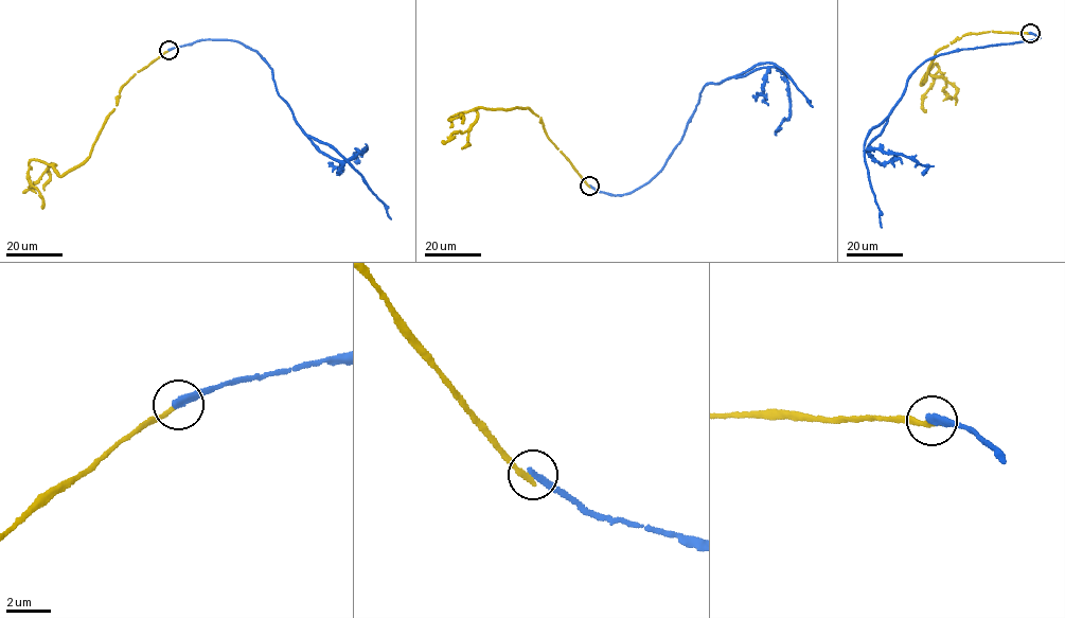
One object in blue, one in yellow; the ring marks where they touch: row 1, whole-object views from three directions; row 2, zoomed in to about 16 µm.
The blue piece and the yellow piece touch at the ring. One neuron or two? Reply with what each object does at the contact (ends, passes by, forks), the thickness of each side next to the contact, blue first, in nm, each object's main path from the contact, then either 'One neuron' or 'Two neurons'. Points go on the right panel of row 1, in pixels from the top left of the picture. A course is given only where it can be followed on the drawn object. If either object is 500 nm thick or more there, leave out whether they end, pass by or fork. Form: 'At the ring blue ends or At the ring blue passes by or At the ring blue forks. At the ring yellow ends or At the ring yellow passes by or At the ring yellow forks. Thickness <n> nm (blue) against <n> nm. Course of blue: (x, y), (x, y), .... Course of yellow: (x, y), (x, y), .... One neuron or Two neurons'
At the ring blue ends. At the ring yellow ends. Thickness 320 nm (blue) against 240 nm. Course of blue: (1030, 33), (1039, 38), (939, 54), (909, 76), (867, 149), (911, 157), (926, 173). Course of yellow: (1030, 33), (971, 33), (936, 53), (926, 80), (921, 82), (937, 65), (934, 83), (924, 95), (925, 112). Two neurons

